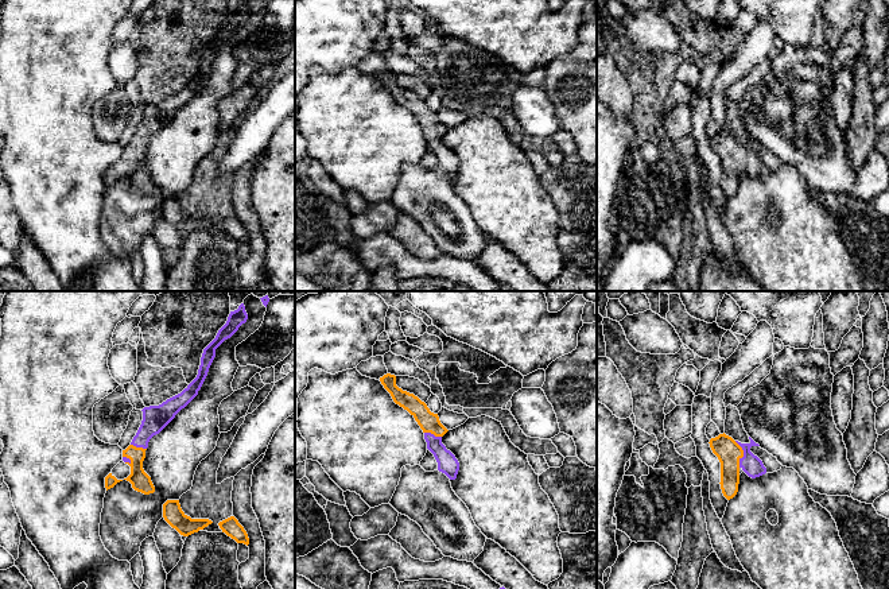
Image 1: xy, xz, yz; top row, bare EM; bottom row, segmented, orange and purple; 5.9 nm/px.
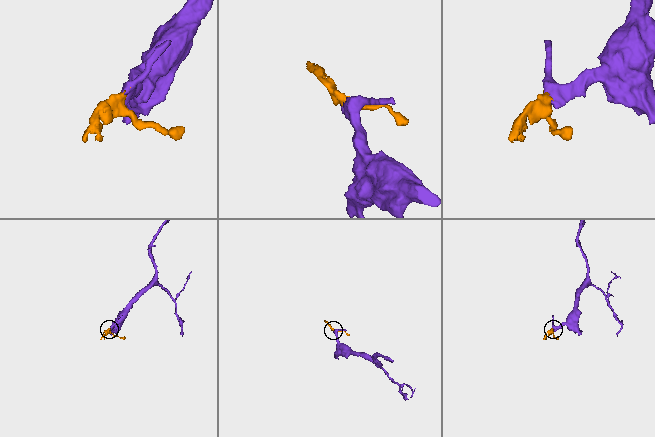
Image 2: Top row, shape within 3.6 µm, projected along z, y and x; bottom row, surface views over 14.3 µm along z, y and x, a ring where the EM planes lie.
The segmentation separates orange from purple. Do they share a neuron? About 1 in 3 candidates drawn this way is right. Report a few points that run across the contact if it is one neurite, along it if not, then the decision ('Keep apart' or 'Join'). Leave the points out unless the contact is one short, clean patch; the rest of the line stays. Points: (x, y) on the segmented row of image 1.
Line: yz (725, 448), (732, 454), (742, 454), (752, 465). Join

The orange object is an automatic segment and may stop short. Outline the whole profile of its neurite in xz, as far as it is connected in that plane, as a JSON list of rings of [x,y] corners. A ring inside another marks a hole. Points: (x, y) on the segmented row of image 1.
[[[387,373],[380,377],[380,381],[391,394],[393,402],[407,410],[423,430],[427,449],[434,454],[438,462],[438,470],[444,473],[450,480],[455,480],[459,462],[442,443],[442,437],[449,430],[440,423],[438,414],[431,412],[427,404],[414,394],[399,388],[395,375]]]

